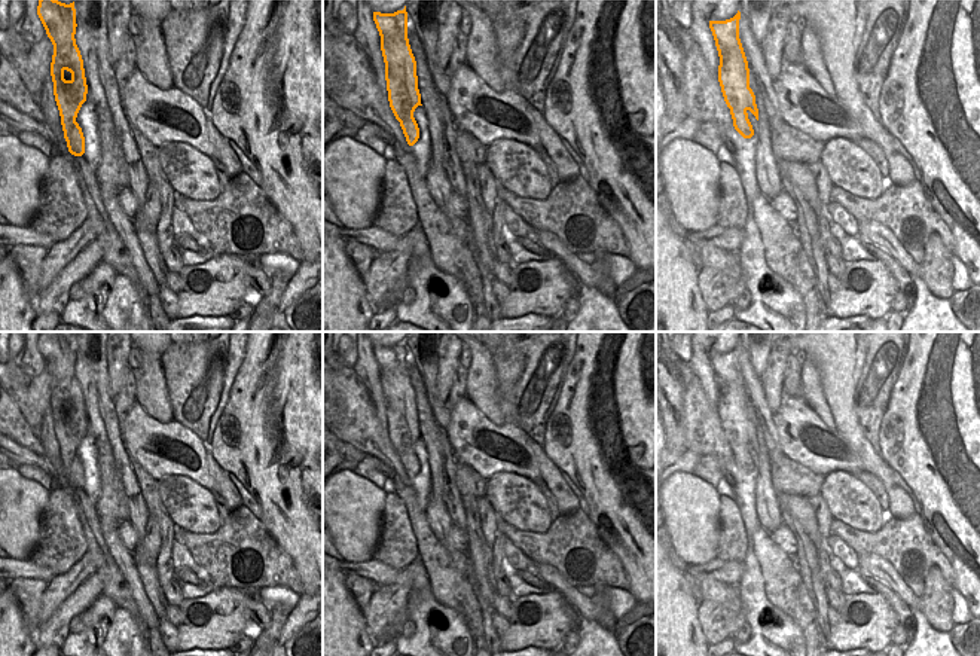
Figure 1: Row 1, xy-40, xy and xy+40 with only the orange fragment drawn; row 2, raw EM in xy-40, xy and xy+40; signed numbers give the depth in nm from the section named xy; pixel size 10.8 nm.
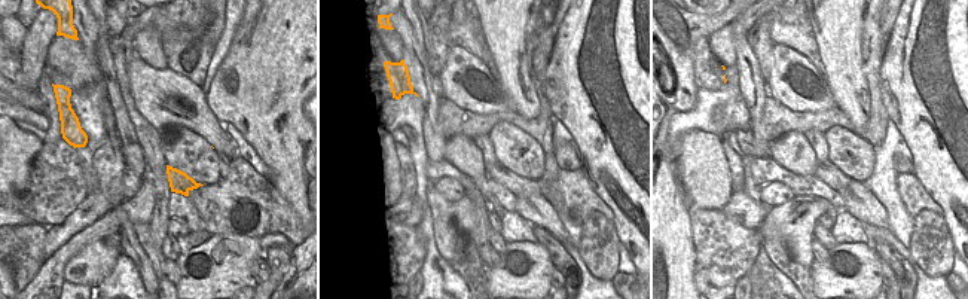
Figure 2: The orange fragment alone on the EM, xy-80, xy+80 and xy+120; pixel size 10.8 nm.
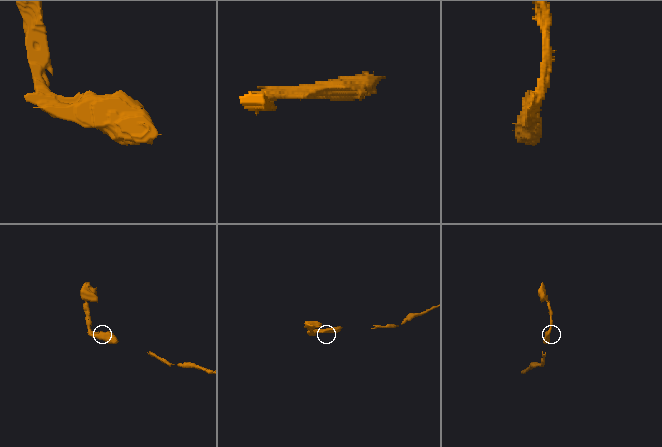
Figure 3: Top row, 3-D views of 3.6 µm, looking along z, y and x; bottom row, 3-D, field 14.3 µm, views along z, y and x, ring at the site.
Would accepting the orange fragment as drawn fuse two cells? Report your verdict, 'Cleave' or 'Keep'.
Cleave.

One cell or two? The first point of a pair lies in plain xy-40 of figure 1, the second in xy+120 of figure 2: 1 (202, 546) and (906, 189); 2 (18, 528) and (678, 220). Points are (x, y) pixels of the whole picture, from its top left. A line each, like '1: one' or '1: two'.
1: one
2: two

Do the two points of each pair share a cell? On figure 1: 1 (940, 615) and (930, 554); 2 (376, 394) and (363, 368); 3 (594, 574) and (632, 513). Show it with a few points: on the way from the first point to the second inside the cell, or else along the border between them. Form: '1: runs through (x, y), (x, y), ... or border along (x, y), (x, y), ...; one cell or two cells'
1: border along (912, 583), (921, 582), (936, 566), (953, 586); two cells
2: runs through (375, 388), (369, 374); one cell
3: border along (591, 519), (598, 536), (617, 557), (629, 579); two cells

